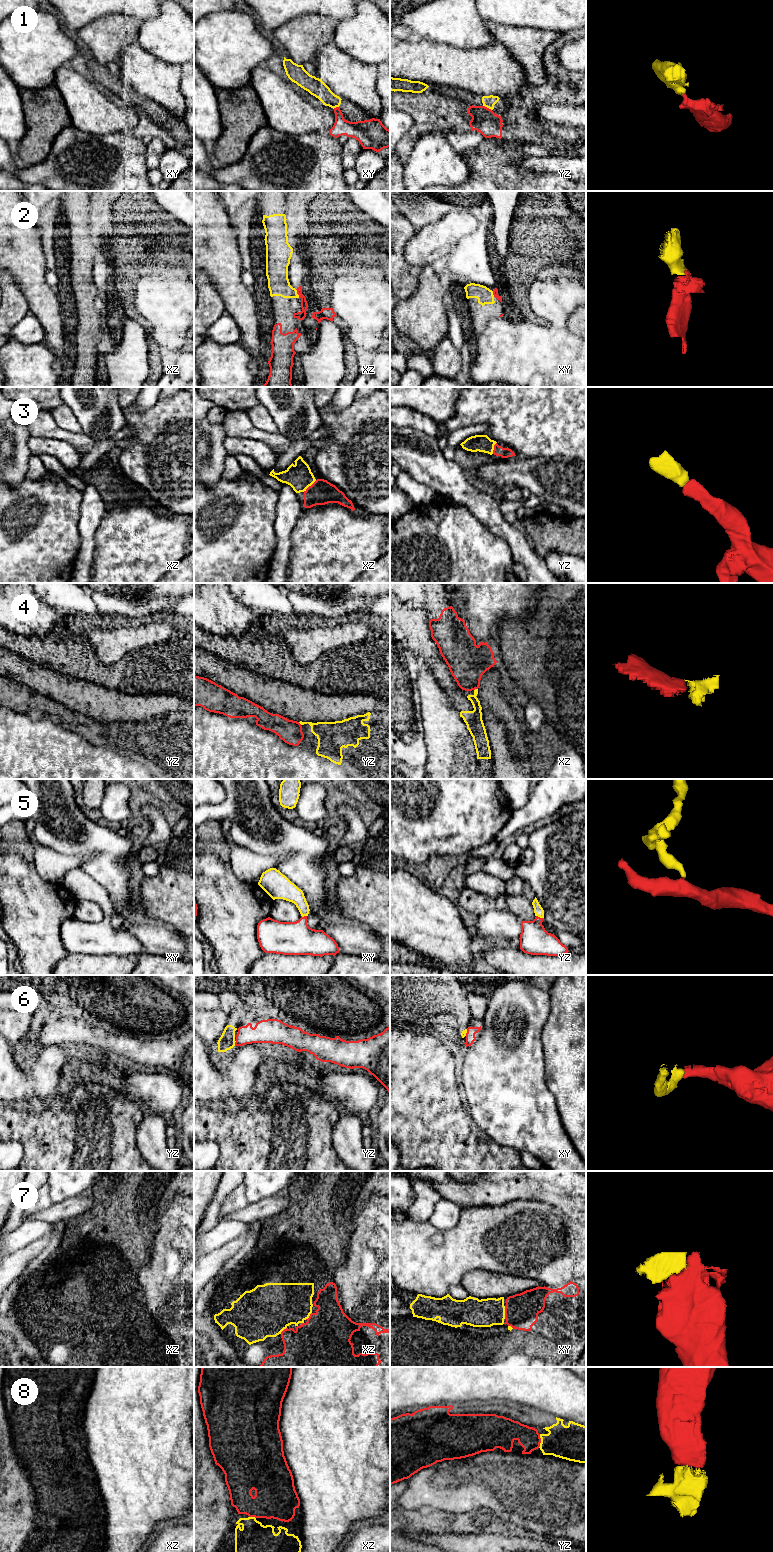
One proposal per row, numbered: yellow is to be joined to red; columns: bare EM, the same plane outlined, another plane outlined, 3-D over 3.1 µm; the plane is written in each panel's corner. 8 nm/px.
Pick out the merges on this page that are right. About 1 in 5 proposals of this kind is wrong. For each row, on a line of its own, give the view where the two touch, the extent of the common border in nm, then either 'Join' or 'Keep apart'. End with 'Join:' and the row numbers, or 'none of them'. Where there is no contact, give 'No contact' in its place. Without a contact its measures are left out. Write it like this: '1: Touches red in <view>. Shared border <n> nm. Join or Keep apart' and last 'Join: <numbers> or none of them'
1: Touches red in yz. Shared border 80 nm. Join
2: Touches red in xz. Shared border 70 nm. Join
3: Touches red in xz. Shared border 140 nm. Join
4: Touches red in xz. Shared border 40 nm. Join
5: Touches red in yz. Shared border 70 nm. Join
6: Touches red in yz. Shared border 40 nm. Keep apart
7: Touches red in xy. Shared border 100 nm. Join
8: Touches red in yz. Shared border 110 nm. Join
Join: 1, 2, 3, 4, 5, 7, 8

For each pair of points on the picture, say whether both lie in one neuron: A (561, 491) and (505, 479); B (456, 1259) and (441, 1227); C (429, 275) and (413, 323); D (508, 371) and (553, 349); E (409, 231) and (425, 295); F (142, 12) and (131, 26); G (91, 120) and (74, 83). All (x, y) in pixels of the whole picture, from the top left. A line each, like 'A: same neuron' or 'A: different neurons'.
A: same neuron
B: different neurons
C: same neuron
D: different neurons
E: different neurons
F: different neurons
G: same neuron

